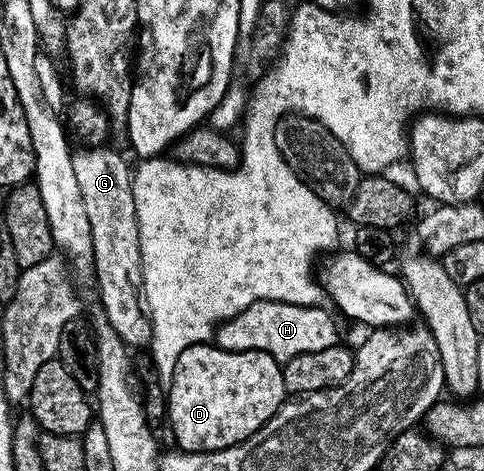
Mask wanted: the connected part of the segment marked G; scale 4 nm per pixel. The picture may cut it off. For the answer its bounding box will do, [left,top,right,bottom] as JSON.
[73,146,152,349]

